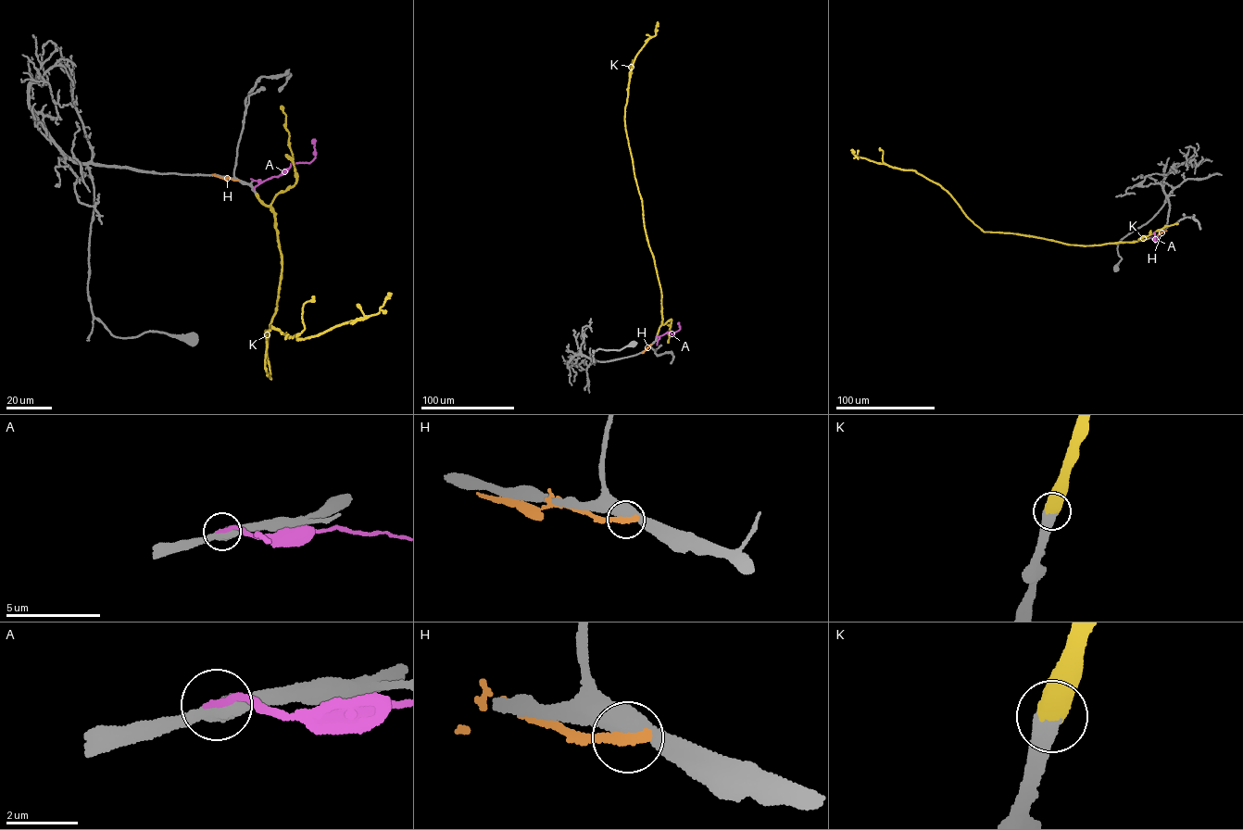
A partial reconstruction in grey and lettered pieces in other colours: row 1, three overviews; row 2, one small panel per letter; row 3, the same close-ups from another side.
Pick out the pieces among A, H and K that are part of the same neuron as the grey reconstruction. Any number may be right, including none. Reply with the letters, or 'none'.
K

